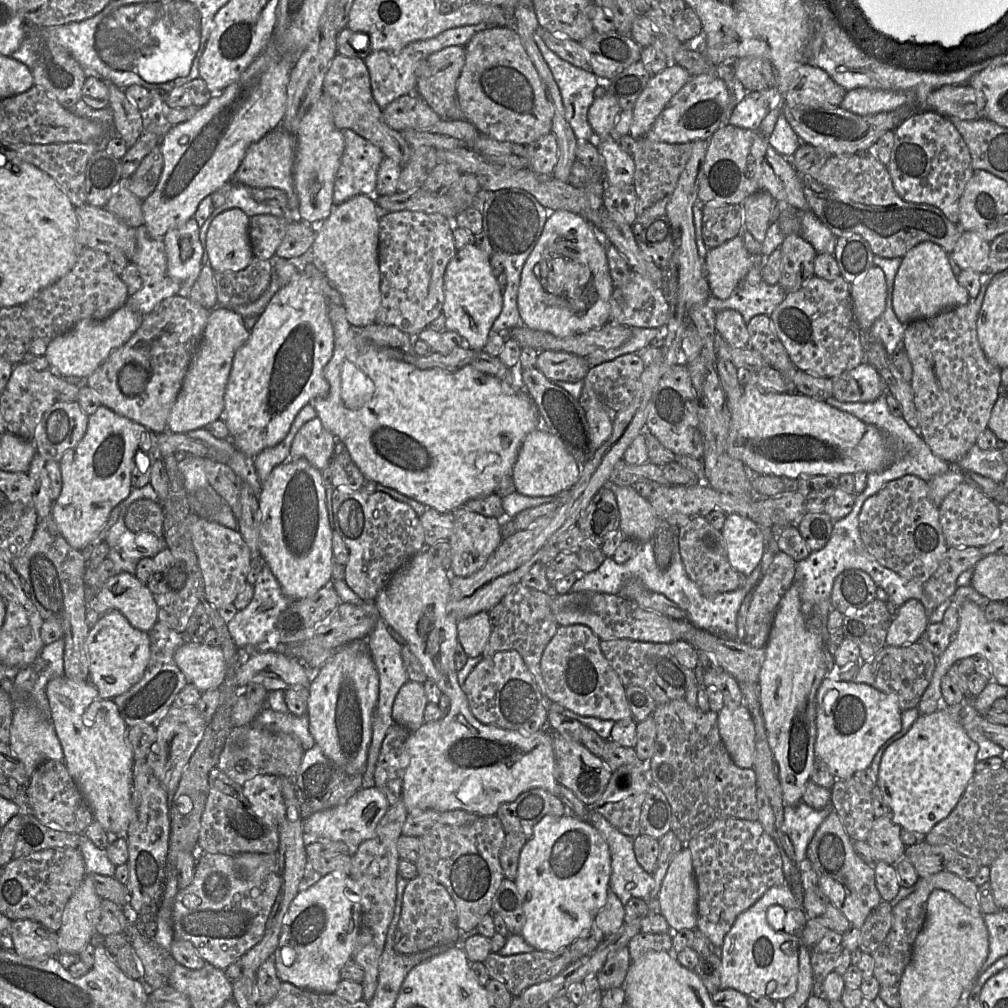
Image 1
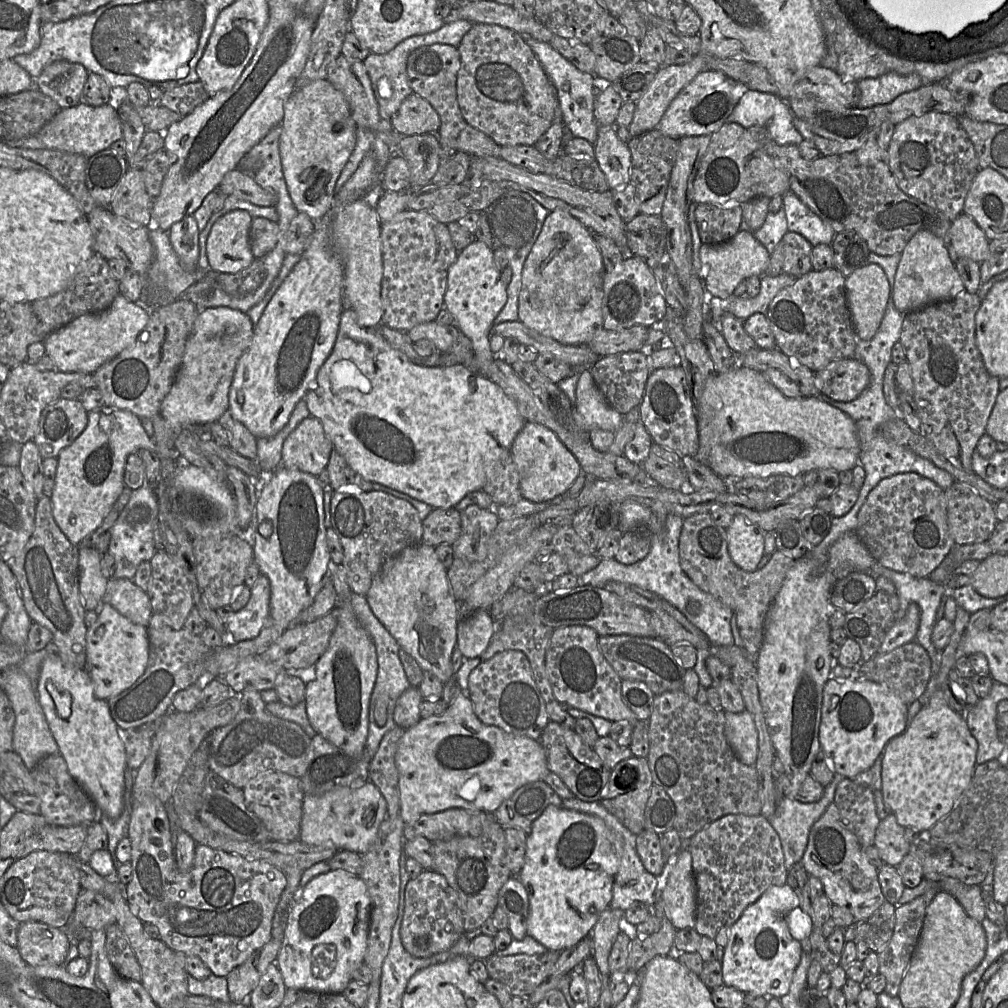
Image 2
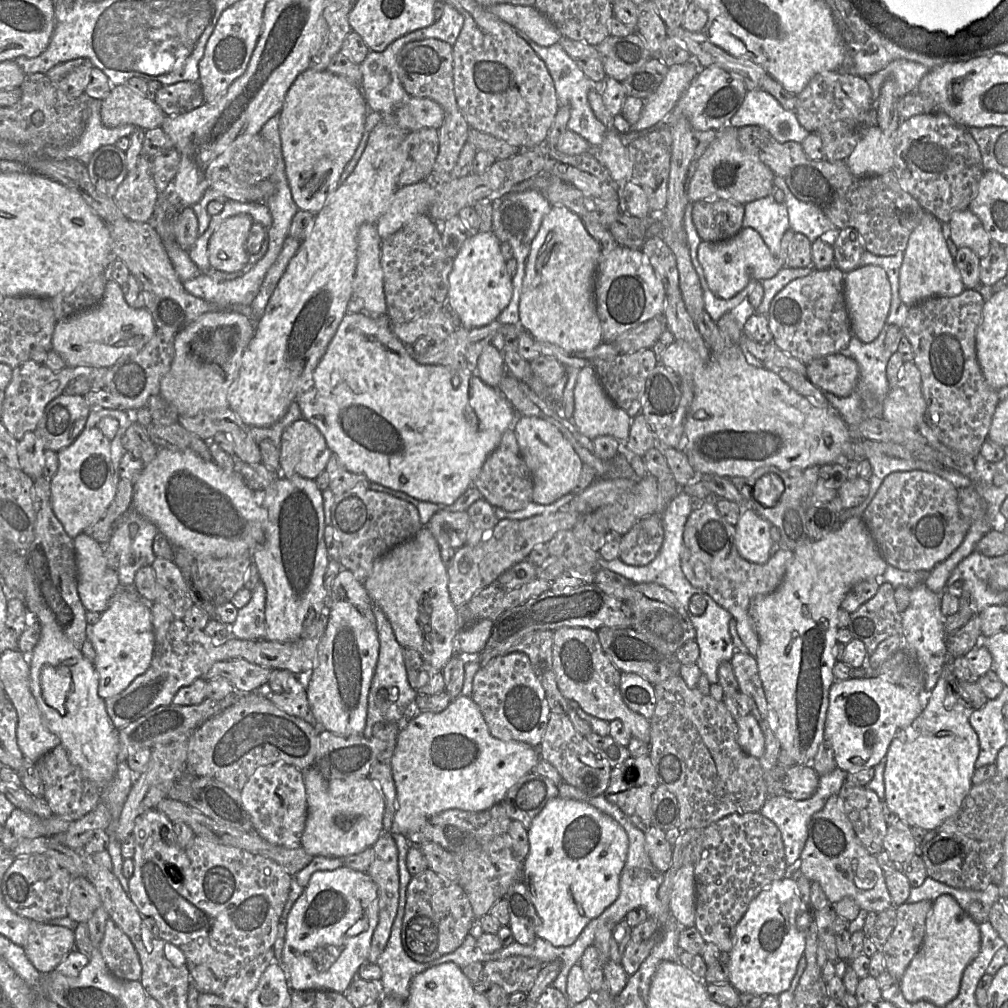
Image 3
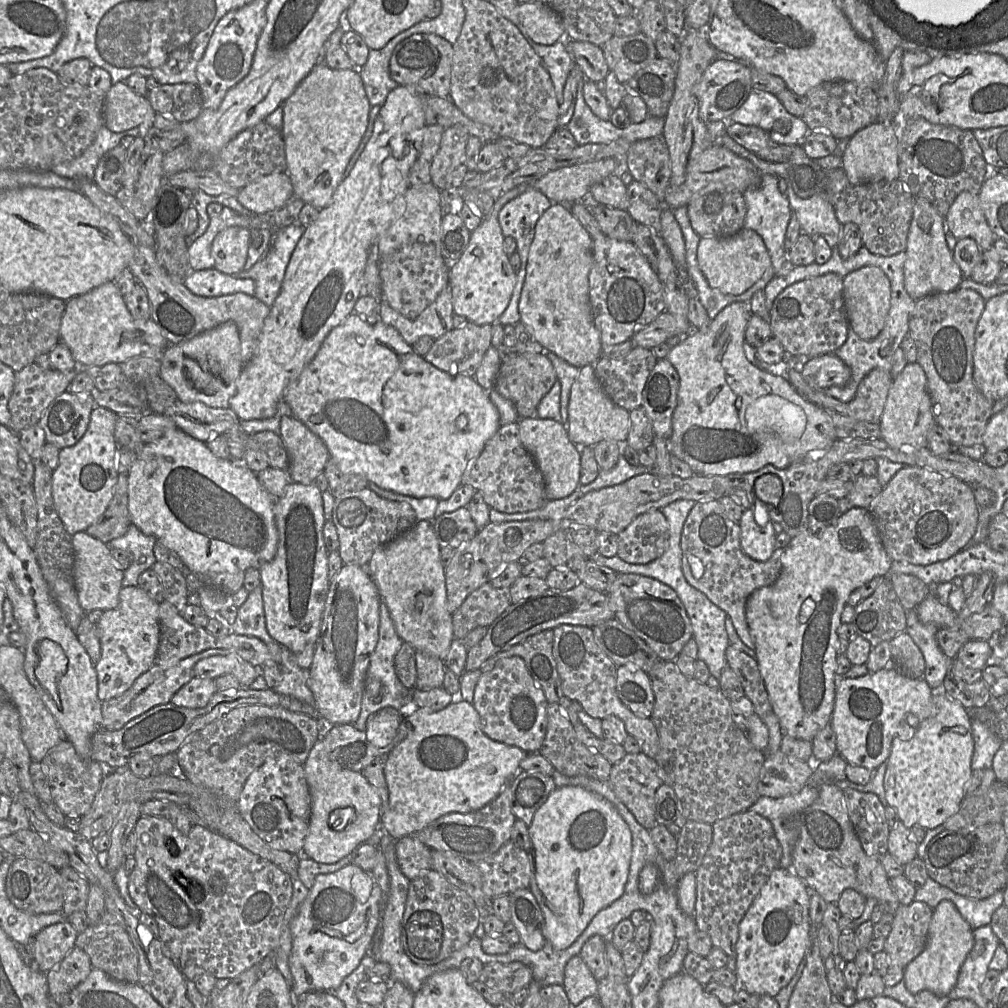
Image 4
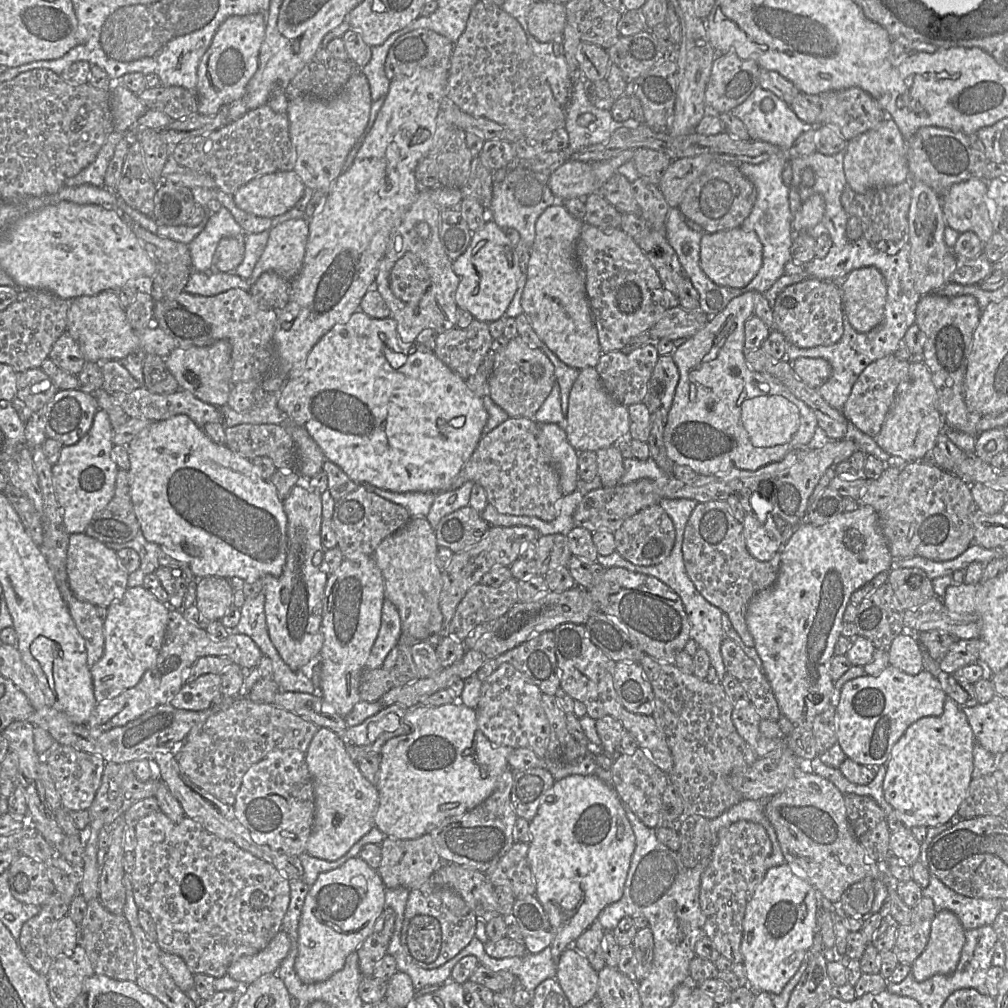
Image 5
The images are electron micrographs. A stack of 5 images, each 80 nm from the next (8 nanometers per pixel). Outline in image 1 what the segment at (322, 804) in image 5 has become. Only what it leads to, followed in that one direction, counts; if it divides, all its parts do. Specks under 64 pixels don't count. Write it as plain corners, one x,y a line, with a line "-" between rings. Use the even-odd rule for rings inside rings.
376,786
359,789
348,801
336,807
318,811
305,820
302,828
308,840
342,841
353,848
370,839
388,811
390,805
386,796

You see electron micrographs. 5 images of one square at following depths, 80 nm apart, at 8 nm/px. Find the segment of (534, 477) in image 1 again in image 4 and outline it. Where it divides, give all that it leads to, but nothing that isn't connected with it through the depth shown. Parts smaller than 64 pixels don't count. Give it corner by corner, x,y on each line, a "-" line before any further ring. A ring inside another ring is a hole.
537,417
520,418
520,439
541,471
545,482
545,500
558,500
571,495
580,485
580,447
575,445
561,422

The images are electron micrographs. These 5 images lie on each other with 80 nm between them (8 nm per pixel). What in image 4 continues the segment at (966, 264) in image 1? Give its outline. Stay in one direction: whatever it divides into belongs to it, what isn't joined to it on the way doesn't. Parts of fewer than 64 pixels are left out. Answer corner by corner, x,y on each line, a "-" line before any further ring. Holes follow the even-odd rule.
964,191
951,205
946,225
957,239
975,240
982,252
988,251
996,239
980,206
978,195

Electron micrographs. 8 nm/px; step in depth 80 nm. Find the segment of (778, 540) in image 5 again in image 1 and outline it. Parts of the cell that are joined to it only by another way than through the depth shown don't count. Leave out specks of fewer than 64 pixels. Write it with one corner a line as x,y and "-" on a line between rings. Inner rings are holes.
732,513
726,515
721,532
731,566
745,576
750,575
764,553
762,529
751,520

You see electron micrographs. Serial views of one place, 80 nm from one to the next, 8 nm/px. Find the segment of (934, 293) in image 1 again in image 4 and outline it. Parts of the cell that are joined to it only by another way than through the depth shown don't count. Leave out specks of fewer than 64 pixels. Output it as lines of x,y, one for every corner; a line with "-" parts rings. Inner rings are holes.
914,198
913,217
906,245
904,284
908,295
915,301
934,293
953,292
964,279
945,239
945,219
924,198

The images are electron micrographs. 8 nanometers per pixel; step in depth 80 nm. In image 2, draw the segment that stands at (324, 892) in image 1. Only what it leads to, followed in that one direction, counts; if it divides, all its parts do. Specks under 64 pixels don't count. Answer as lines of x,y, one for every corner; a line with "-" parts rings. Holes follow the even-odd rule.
330,870
312,878
299,890
299,899
292,908
276,965
286,988
317,993
342,993
352,980
353,971
362,963
367,950
371,898
359,875
345,870

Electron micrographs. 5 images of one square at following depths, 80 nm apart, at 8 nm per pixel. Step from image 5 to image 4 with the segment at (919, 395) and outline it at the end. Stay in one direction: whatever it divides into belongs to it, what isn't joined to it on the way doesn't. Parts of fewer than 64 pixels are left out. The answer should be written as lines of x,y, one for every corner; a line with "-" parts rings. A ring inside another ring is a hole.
917,362
907,363
889,389
880,420
880,438
896,449
927,447
927,434
934,425
926,374

